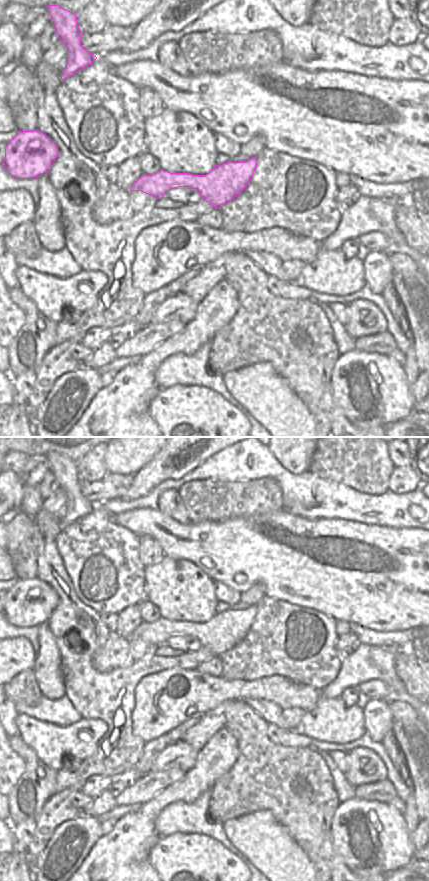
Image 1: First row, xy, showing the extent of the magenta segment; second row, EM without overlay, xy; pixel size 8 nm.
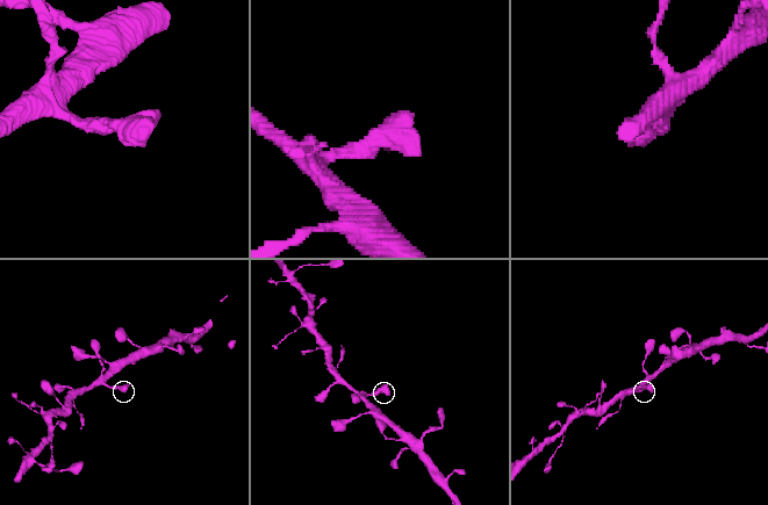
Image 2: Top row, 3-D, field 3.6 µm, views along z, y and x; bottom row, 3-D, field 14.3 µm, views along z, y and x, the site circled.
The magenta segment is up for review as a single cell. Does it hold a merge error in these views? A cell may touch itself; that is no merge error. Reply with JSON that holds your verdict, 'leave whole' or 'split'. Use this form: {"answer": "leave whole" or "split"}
{"answer": "leave whole"}

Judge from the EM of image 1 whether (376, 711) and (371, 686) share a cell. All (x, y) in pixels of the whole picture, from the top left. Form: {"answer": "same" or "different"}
{"answer": "different"}

